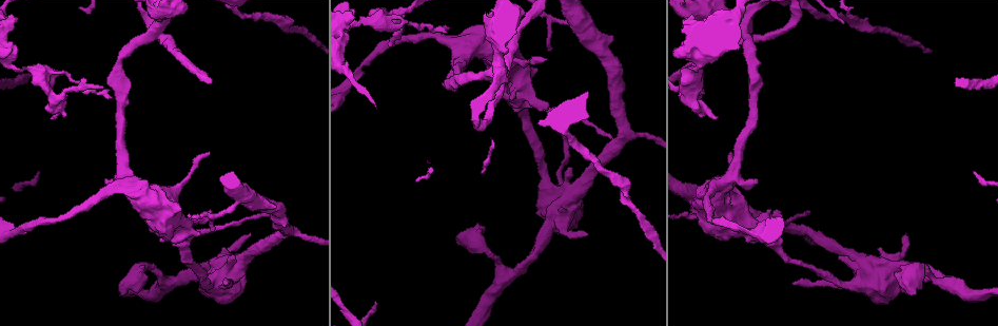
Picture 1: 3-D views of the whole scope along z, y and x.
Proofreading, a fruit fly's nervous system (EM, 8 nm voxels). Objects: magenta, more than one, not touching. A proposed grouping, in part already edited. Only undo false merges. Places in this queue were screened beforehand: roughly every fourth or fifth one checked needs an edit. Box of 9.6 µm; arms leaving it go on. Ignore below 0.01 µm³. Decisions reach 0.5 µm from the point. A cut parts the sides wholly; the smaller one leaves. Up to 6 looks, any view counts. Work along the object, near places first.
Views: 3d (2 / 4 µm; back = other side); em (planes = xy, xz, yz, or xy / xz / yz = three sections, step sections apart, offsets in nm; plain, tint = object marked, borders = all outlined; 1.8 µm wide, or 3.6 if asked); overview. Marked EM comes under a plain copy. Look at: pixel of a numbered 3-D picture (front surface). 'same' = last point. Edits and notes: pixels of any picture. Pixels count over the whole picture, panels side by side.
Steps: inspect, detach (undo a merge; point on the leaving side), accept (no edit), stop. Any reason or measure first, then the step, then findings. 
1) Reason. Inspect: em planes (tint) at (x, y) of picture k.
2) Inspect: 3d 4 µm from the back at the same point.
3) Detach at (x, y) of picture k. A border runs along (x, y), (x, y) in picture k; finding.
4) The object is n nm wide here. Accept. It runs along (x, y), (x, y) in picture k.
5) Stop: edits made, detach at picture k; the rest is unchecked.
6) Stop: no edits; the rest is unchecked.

Four or more arms meet. Inspect: 3d 4 µm at (155, 36) of picture 1.

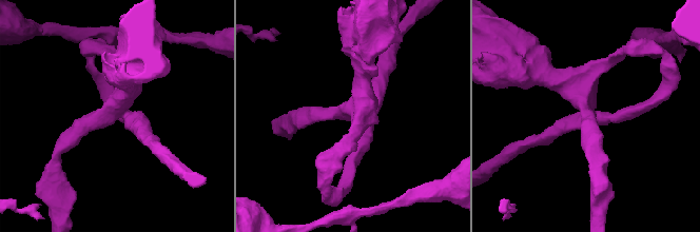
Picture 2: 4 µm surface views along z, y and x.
Inspect: em planes (tint) at (351, 112) of picture 2.

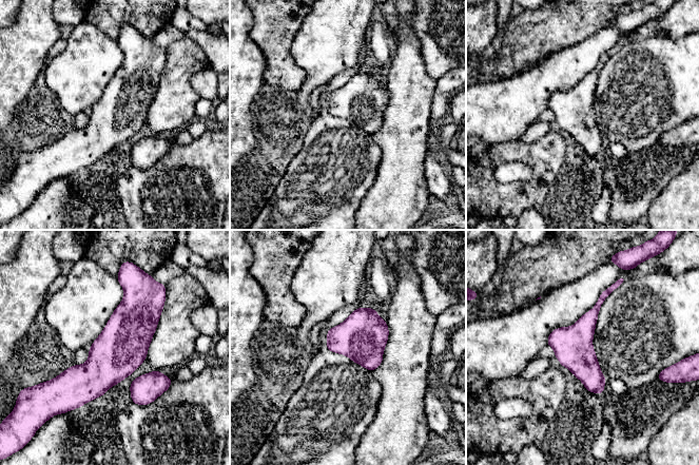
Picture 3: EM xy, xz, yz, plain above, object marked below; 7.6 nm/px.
The object is 300 nm wide here. Accept. It runs along (607, 291), (584, 327), (595, 390) in picture 3; one neuron here.

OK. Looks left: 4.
Calibre changes. Inspect: em planes (tint) at (548, 228) of picture 1.

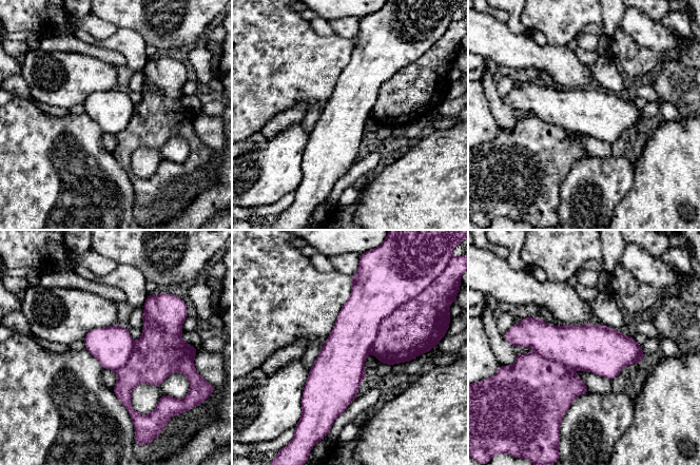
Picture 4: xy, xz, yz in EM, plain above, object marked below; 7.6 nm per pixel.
The object is 320 nm wide here. Detach at (376, 291) of picture 4. Two neurons meet here.

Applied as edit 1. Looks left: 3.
Stop: edits made, detach at picture 4; the rest is unchecked.

